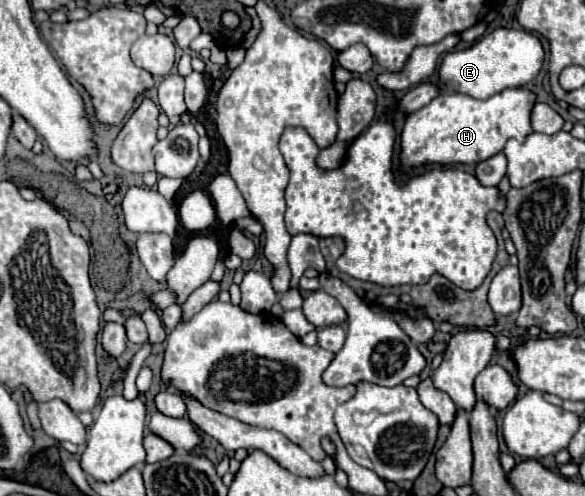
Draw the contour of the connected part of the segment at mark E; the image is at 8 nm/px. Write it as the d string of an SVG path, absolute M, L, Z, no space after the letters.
M495 29L465 49L449 51L439 65L439 81L451 91L487 99L509 87L523 87L535 79L543 65L545 53L541 41L523 29Z

